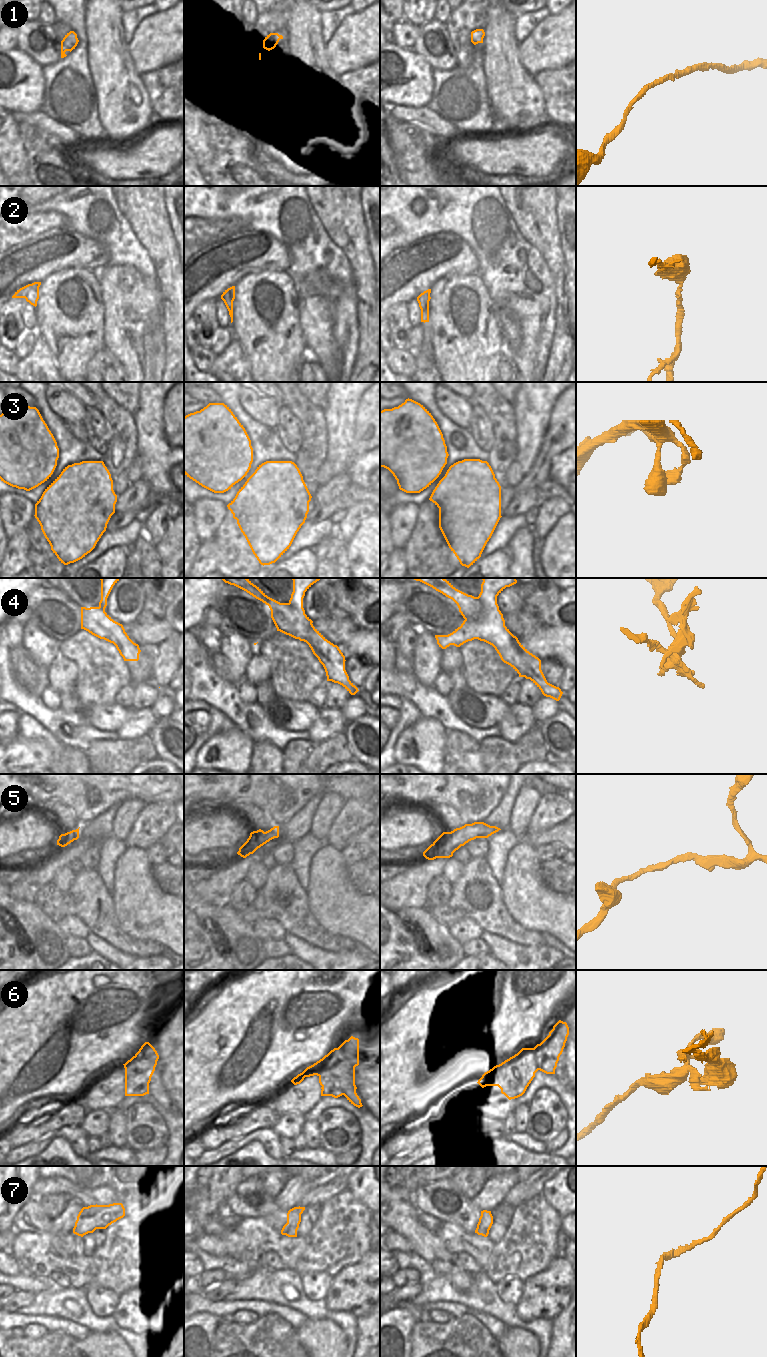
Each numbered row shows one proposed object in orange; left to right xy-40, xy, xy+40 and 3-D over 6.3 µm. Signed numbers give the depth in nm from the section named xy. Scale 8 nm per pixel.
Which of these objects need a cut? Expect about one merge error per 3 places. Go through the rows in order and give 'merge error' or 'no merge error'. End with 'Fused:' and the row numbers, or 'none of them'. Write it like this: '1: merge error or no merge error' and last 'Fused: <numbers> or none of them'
1: no merge error
2: merge error
3: no merge error
4: merge error
5: no merge error
6: merge error
7: merge error
Fused: 2, 4, 6, 7

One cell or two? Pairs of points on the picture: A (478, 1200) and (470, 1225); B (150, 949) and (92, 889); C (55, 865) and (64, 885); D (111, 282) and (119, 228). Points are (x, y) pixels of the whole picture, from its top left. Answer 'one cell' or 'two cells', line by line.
A: two cells
B: one cell
C: two cells
D: two cells

